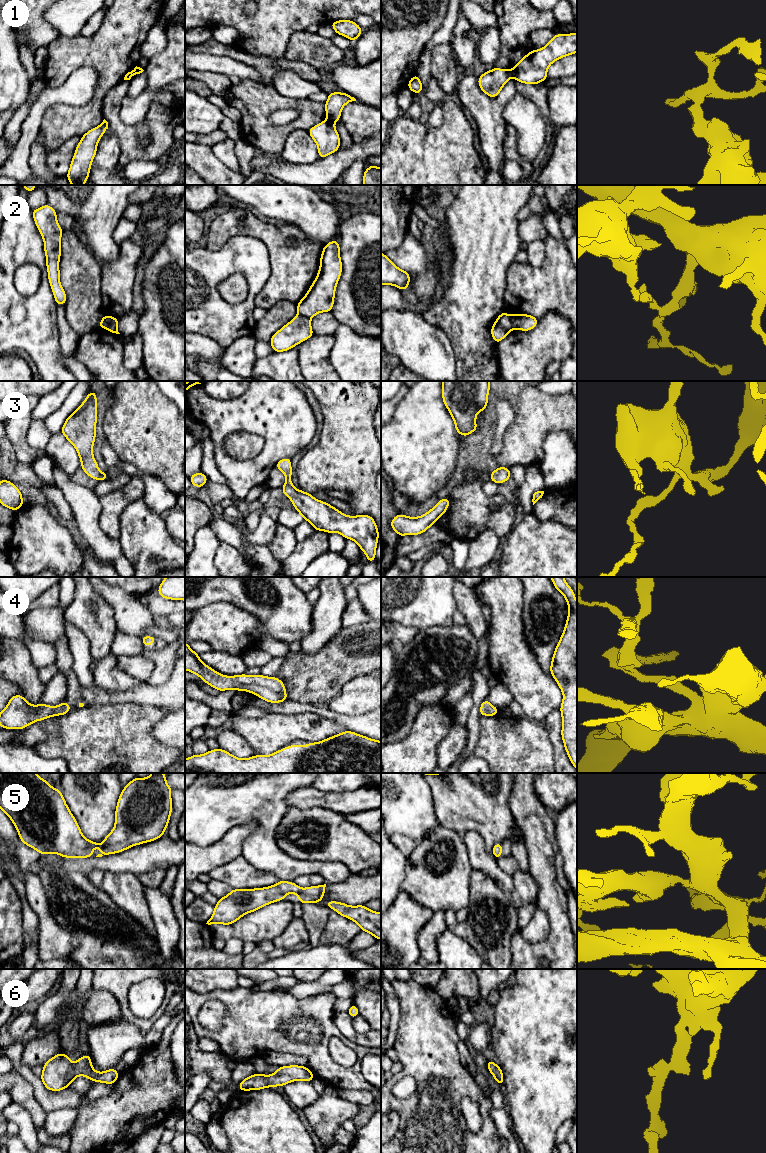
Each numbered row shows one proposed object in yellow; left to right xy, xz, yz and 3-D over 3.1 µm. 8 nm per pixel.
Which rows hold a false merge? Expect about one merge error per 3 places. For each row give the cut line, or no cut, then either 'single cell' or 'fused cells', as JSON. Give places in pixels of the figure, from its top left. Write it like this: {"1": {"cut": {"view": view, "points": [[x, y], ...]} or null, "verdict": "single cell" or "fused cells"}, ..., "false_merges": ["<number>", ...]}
{"1": {"cut": {"view": "xz", "points": [[327, 119], [332, 123]]}, "verdict": "fused cells"}, "2": {"cut": {"view": "yz", "points": [[510, 316], [513, 328]]}, "verdict": "fused cells"}, "3": {"cut": null, "verdict": "single cell"}, "4": {"cut": null, "verdict": "single cell"}, "5": {"cut": null, "verdict": "single cell"}, "6": {"cut": null, "verdict": "single cell"}, "false_merges": ["1", "2"]}

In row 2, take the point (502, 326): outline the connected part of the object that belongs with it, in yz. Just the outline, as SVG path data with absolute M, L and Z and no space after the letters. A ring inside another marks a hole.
M502 312L491 327L491 335L496 344L503 340L513 330L511 315Z

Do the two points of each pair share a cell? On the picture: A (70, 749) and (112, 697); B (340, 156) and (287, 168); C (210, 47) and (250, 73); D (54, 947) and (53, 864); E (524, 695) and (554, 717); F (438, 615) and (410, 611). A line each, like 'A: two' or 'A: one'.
A: two
B: one
C: two
D: two
E: two
F: one

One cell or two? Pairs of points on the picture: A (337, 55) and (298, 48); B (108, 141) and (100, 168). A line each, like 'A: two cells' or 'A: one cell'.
A: one cell
B: one cell

